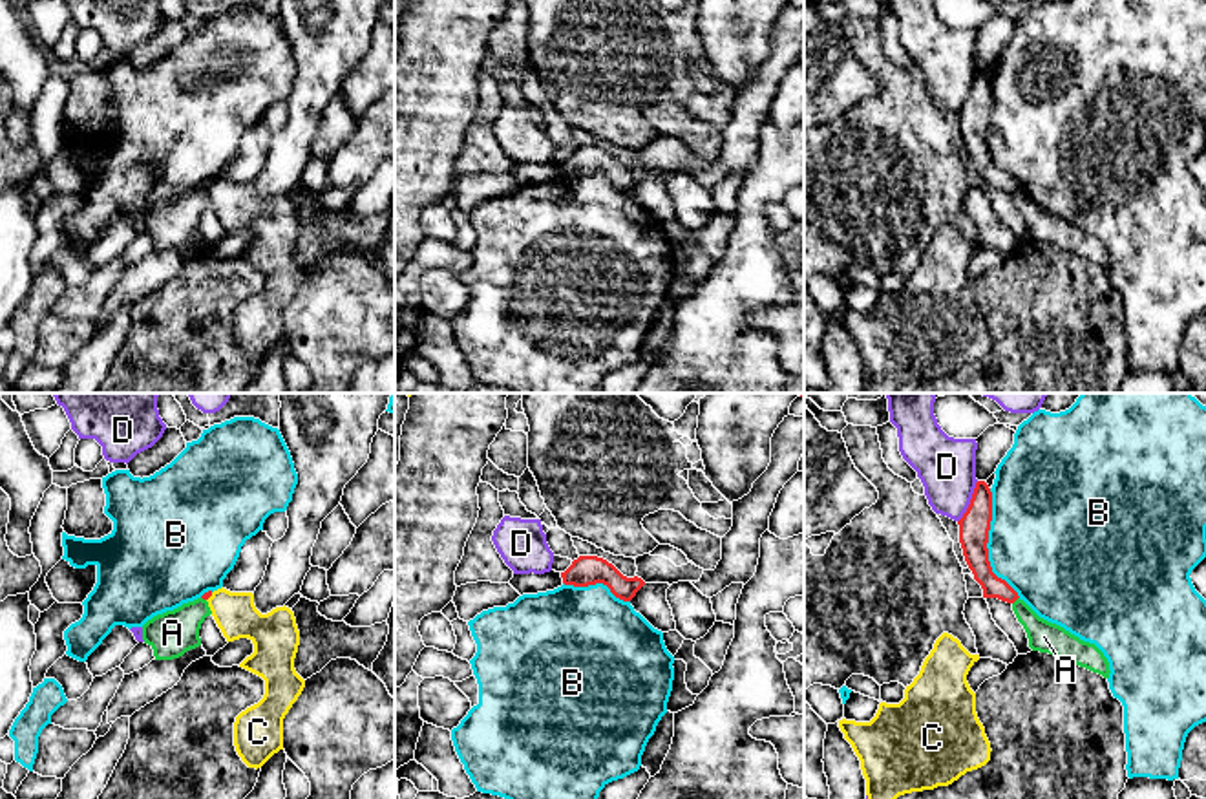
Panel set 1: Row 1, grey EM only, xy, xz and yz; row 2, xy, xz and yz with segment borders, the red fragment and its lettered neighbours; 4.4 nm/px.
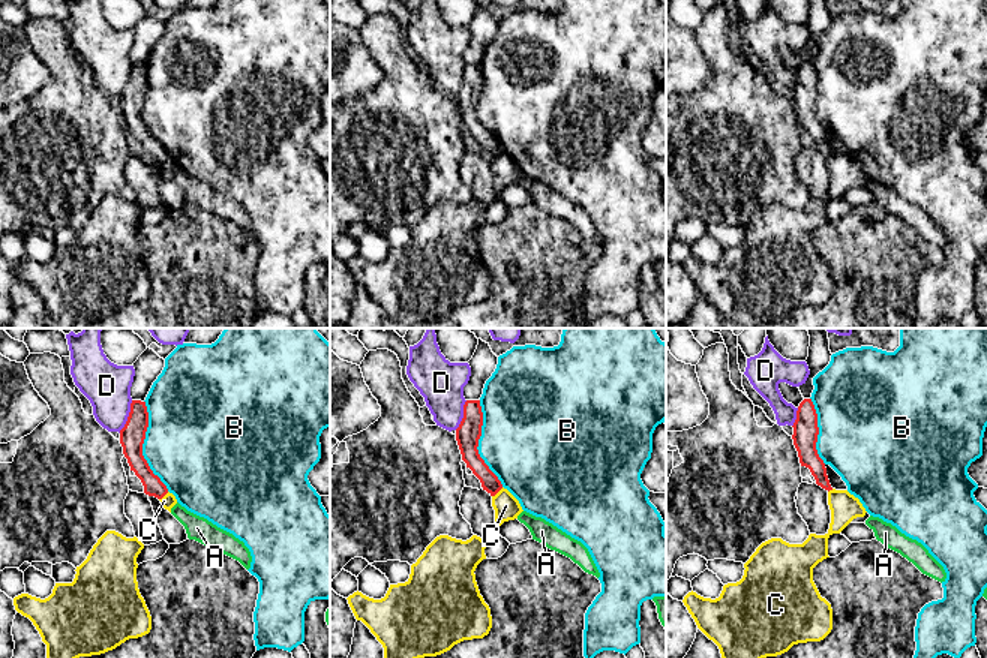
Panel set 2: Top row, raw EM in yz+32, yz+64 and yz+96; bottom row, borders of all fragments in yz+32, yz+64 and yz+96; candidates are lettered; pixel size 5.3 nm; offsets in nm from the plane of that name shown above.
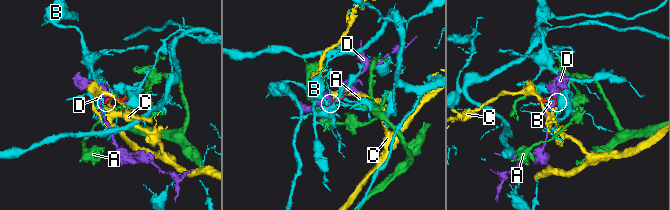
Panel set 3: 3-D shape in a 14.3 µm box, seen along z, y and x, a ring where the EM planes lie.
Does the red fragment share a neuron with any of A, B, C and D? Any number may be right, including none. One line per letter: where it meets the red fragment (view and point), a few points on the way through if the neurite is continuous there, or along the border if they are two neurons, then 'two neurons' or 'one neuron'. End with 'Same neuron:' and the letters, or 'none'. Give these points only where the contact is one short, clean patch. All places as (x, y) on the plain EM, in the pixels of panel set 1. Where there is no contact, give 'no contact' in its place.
A: yz (1016, 189) | along yz (1018, 187), (1013, 194) | two neurons
B: yz (987, 132) | two neurons
C: xy (211, 185) | along xy (212, 183), (207, 191) | two neurons
D: yz (971, 92) | along yz (978, 72), (971, 94), (958, 112) | two neurons
Same neuron: none

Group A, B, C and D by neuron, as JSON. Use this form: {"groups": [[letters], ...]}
{"groups": [["A"], ["B"], ["C"], ["D"]]}

